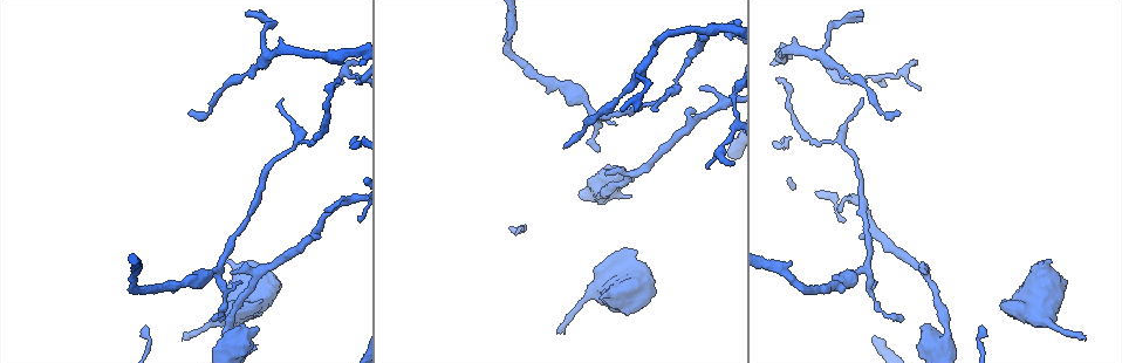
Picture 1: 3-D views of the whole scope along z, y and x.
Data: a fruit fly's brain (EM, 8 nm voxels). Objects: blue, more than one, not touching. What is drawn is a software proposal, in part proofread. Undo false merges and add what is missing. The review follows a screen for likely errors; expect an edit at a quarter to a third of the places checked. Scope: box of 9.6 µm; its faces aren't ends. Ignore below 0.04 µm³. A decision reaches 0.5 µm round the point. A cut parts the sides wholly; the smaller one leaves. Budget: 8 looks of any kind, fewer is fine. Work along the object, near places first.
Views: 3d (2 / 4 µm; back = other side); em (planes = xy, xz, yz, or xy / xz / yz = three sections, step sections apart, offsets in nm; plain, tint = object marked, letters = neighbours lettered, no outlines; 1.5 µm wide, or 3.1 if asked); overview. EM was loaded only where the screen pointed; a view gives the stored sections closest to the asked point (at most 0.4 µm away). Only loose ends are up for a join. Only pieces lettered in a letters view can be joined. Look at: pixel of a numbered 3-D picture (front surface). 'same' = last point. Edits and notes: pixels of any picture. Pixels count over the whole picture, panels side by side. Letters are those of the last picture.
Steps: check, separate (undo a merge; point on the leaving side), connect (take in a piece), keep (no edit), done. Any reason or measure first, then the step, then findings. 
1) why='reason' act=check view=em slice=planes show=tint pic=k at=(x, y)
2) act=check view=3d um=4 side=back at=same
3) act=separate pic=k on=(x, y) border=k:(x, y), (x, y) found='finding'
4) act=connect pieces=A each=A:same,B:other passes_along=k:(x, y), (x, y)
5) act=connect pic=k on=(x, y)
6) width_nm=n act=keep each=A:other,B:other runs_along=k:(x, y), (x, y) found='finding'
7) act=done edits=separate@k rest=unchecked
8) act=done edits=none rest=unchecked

act=check view=3d um=2 pic=1 at=(898, 110)

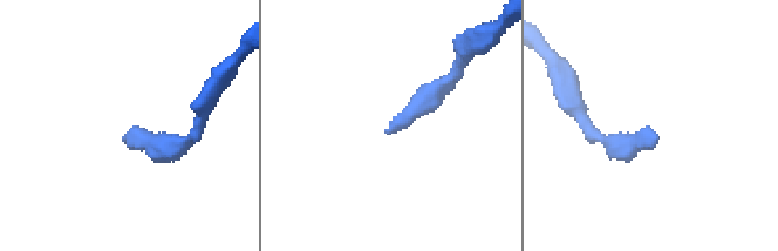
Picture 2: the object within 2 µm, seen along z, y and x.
why='shape alone is not enough' act=check view=em slice=yz step=4 show=letters pic=2 at=(654, 131)

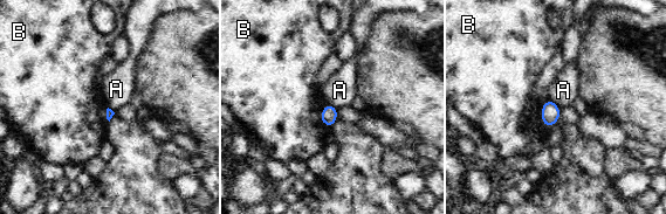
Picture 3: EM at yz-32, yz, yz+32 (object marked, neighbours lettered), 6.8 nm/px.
longest_contact=A:110nm act=keep each=A:other,B:other found='none of them fits'

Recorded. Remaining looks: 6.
act=check view=em slice=planes show=letters pic=1 at=(1047, 262)

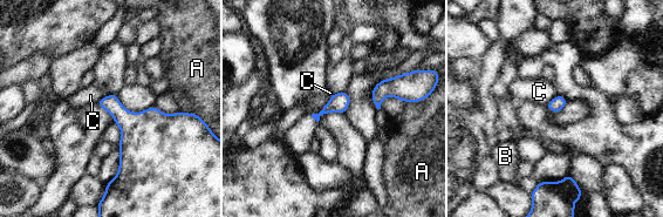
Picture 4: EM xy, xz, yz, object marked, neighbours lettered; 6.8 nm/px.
act=keep each=A:other,B:other,C:other border=4:(110, 94), (101, 97), (95, 103) found='none of them fits'

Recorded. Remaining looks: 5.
why='thin end' act=check view=em slice=planes show=letters pic=1 at=(182, 339)

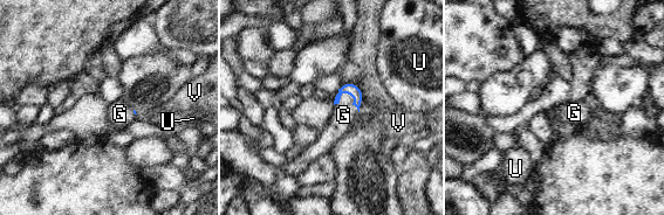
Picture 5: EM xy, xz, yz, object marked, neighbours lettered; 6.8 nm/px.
act=connect pieces=G each=G:same,U:other,V:other found='it goes on there'

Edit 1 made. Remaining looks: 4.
act=done edits=connect@5 rest=unchecked

